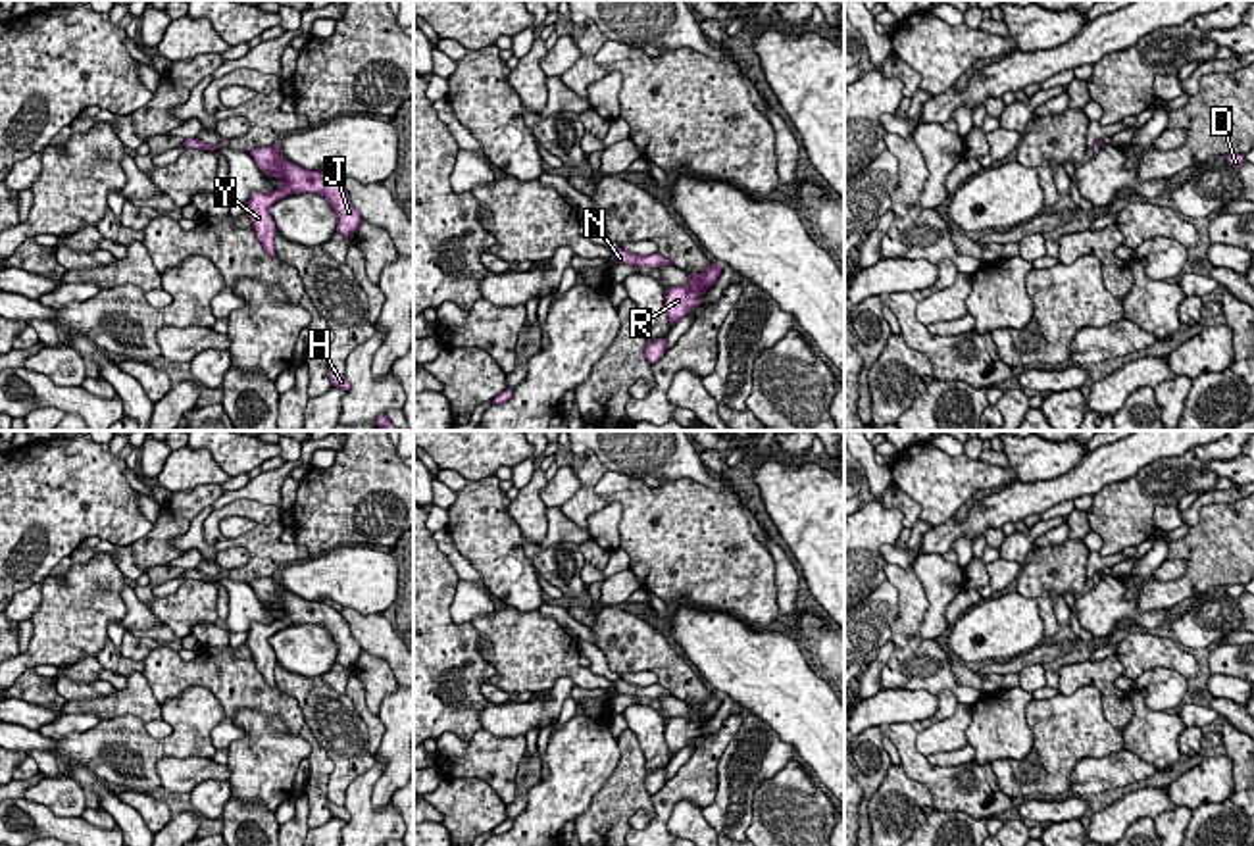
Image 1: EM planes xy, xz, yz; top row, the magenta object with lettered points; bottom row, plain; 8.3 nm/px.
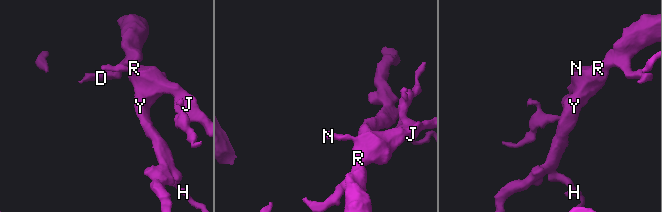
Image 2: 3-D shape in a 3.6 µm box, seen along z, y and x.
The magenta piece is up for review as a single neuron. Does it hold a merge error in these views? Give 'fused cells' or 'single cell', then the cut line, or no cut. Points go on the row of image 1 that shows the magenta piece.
single cell | no cut

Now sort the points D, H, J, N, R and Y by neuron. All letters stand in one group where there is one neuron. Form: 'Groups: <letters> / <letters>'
Groups: D H J N R Y

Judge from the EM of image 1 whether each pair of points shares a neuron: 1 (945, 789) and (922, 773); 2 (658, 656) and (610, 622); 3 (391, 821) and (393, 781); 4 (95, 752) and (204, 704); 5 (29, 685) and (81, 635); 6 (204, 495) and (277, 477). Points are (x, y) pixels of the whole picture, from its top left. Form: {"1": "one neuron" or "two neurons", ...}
{"1": "one neuron", "2": "one neuron", "3": "two neurons", "4": "one neuron", "5": "two neurons", "6": "two neurons"}

